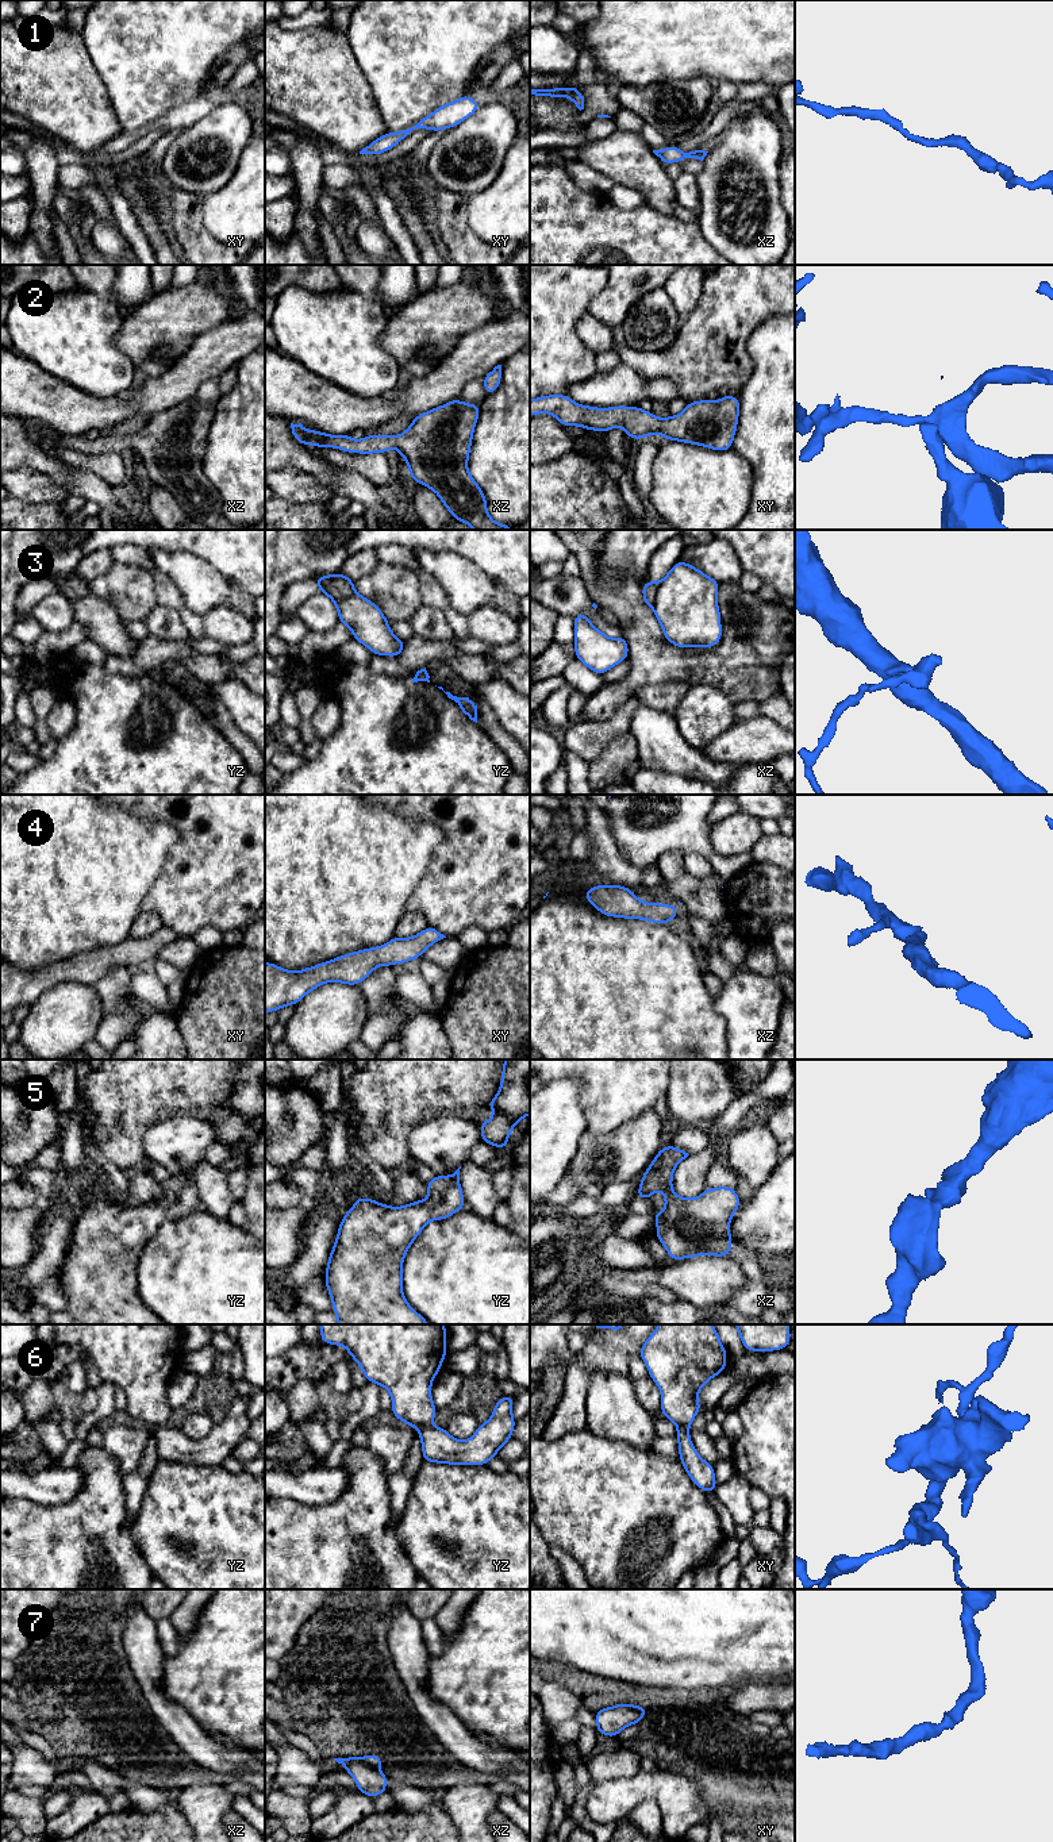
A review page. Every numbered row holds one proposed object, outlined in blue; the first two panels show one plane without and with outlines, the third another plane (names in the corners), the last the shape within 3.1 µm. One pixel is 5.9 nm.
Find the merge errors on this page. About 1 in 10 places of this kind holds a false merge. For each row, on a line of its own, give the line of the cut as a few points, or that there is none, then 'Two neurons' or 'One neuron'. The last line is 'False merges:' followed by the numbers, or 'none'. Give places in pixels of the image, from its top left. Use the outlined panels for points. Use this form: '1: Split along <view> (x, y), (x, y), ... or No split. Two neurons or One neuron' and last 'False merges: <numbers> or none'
1: No split. One neuron
2: No split. One neuron
3: Split along xz (658, 584), (652, 607). Two neurons
4: No split. One neuron
5: No split. One neuron
6: Split along yz (430, 1425), (419, 1430). Two neurons
7: No split. One neuron
False merges: 3, 6

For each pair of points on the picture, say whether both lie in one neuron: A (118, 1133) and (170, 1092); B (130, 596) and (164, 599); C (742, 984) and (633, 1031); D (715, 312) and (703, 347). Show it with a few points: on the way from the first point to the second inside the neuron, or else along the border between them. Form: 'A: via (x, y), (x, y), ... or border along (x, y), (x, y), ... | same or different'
A: via (131, 1119), (157, 1093) | same
B: border along (145, 569), (154, 584), (157, 603) | different
C: border along (714, 996), (714, 1008), (727, 1026) | different
D: via (715, 320), (715, 329), (708, 339) | same

